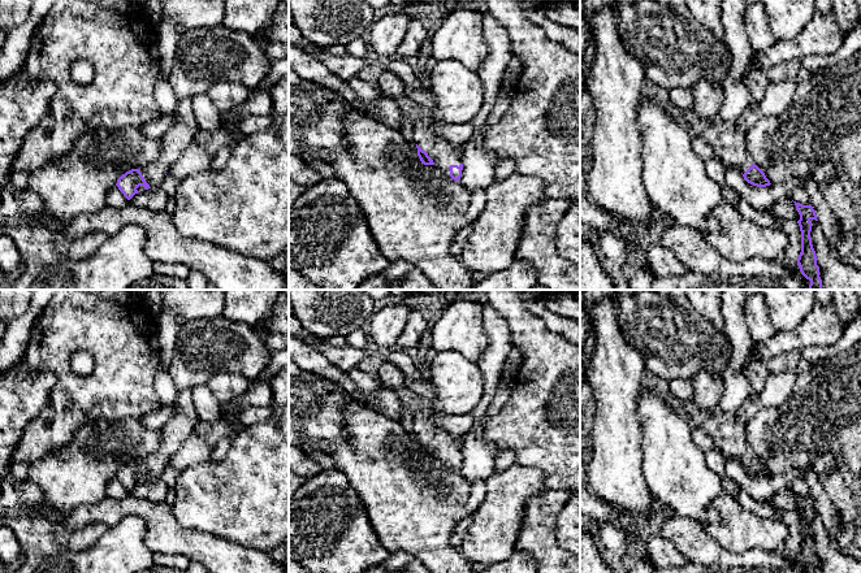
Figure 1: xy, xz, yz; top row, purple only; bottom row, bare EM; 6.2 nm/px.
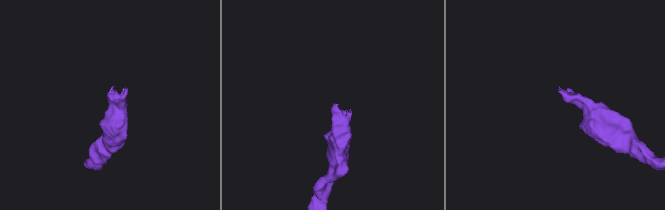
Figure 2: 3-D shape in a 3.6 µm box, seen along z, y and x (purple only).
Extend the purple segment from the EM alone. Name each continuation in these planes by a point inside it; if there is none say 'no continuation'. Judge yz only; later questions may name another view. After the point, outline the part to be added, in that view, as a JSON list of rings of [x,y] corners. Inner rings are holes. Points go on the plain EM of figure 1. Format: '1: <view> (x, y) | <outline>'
1: yz (728, 435) | [[[682,401],[695,426],[708,434],[715,450],[727,460],[745,464],[752,453],[747,442],[747,424],[740,422],[735,413],[714,413],[698,408],[693,401]]]

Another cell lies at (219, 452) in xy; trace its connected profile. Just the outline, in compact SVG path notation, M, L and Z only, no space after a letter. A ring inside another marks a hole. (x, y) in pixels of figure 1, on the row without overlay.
M229 434L217 442L217 444L212 448L209 457L211 461L222 461L226 457L233 437L234 434Z

